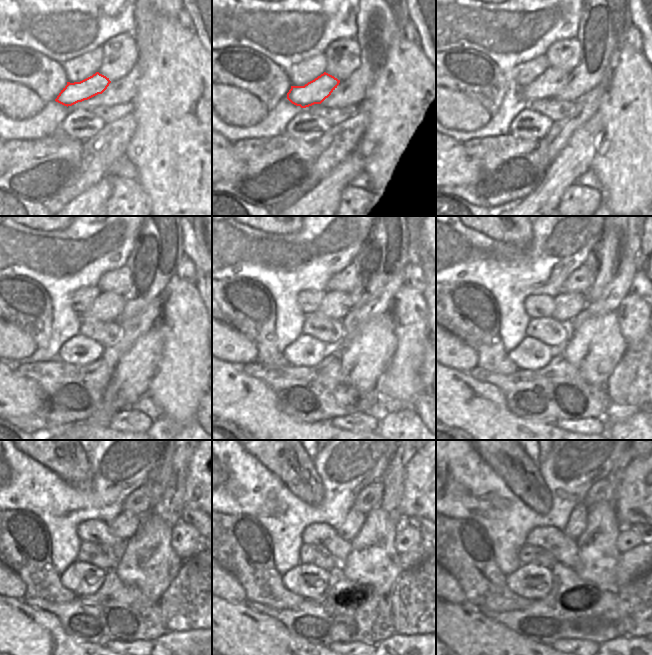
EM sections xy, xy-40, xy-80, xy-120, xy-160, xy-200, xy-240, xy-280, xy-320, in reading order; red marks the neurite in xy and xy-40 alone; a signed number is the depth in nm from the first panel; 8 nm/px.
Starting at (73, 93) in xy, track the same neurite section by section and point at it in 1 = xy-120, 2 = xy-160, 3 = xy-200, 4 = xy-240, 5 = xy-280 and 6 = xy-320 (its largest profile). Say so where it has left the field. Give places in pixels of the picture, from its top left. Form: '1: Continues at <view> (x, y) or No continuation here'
1: Continues at xy-120 (107, 307)
2: Continues at xy-160 (336, 305)
3: Continues at xy-200 (567, 304)
4: Continues at xy-240 (126, 524)
5: Continues at xy-280 (354, 520)
6: Continues at xy-320 (577, 523)

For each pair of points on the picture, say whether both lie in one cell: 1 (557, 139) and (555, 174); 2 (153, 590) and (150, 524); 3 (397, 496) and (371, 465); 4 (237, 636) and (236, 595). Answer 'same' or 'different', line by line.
1: different
2: same
3: different
4: different

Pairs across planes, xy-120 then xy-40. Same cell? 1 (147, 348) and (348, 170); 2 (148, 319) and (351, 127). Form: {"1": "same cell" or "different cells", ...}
{"1": "same cell", "2": "same cell"}

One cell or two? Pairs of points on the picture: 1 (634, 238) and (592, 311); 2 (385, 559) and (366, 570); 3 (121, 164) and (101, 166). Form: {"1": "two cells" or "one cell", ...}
{"1": "one cell", "2": "one cell", "3": "two cells"}

